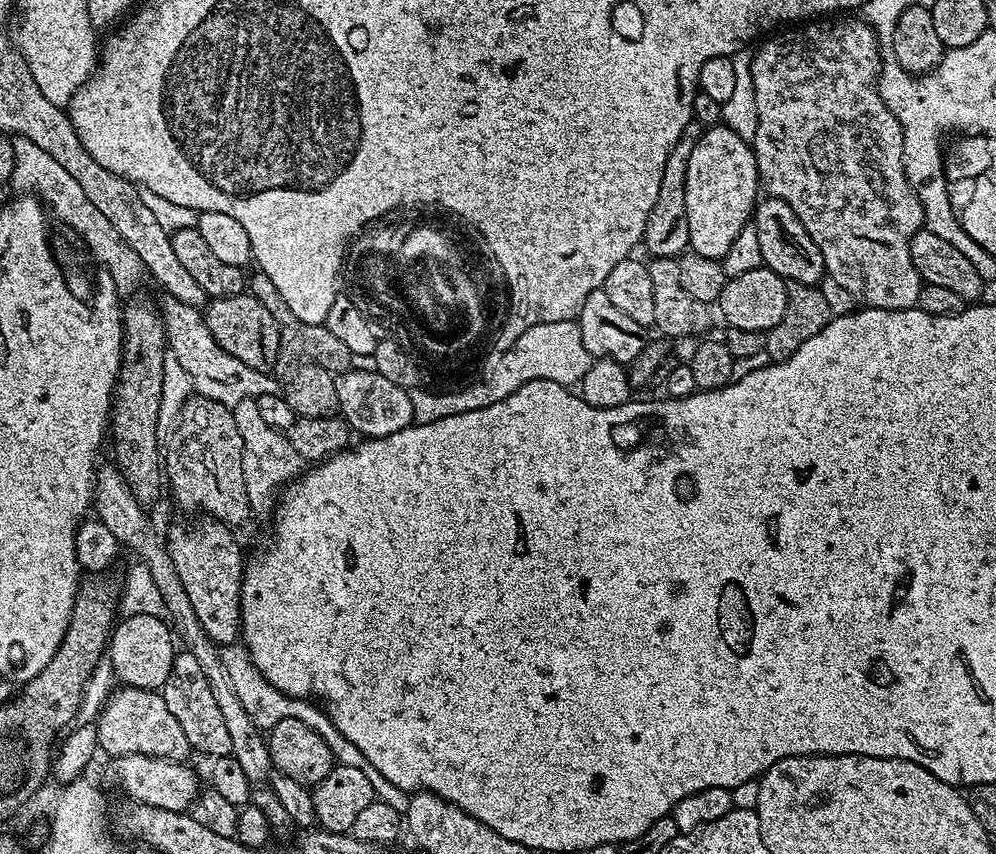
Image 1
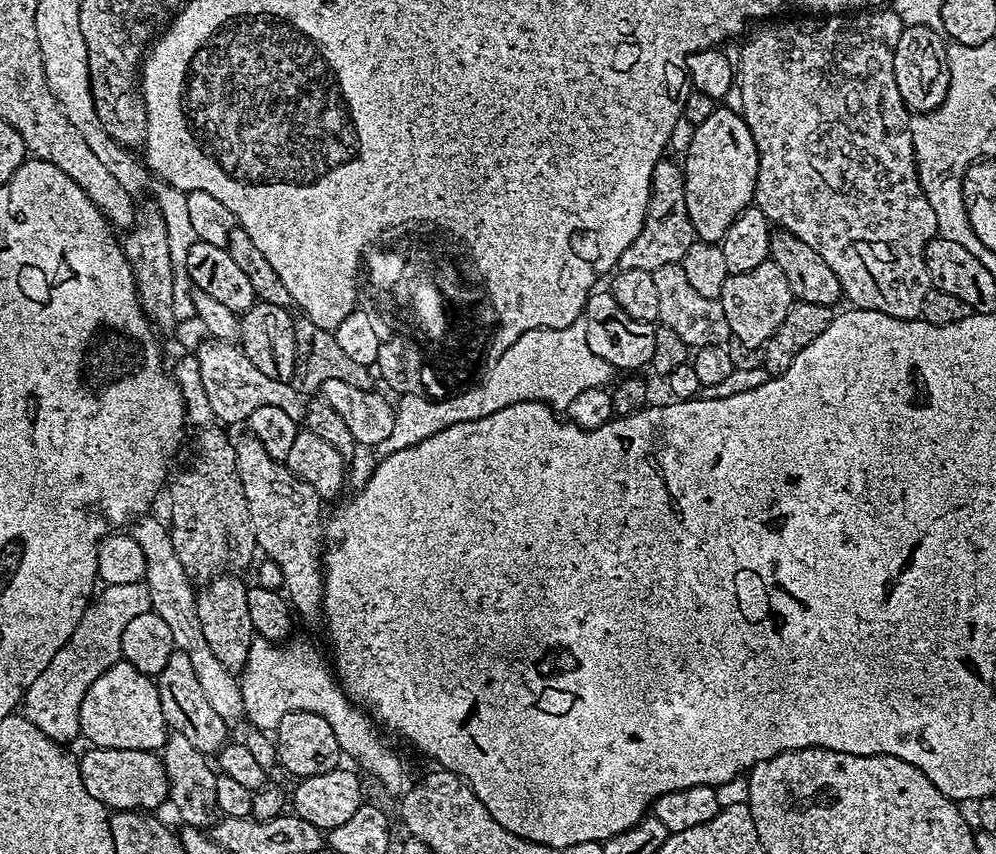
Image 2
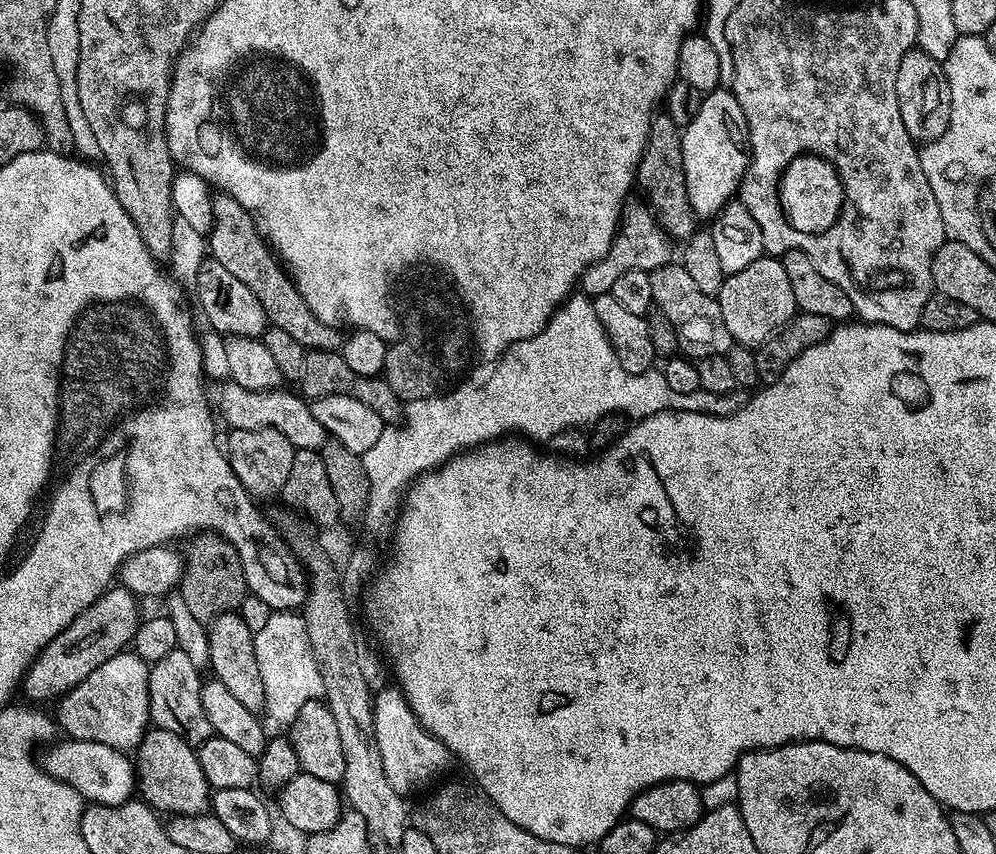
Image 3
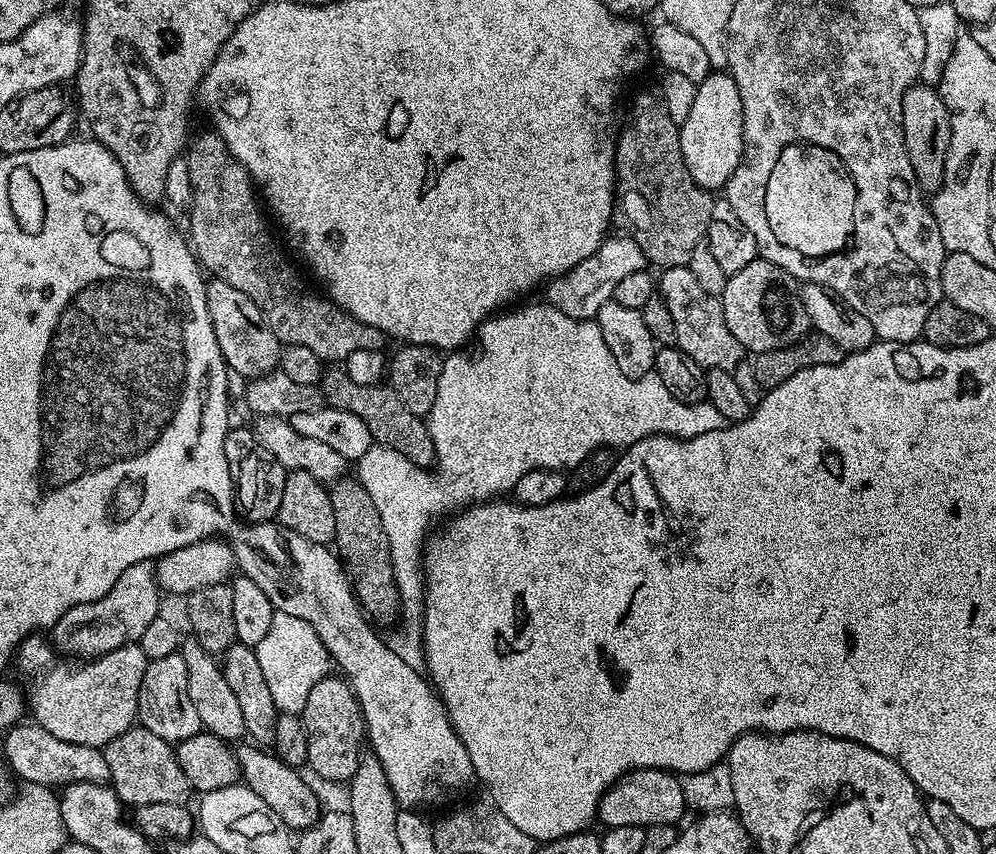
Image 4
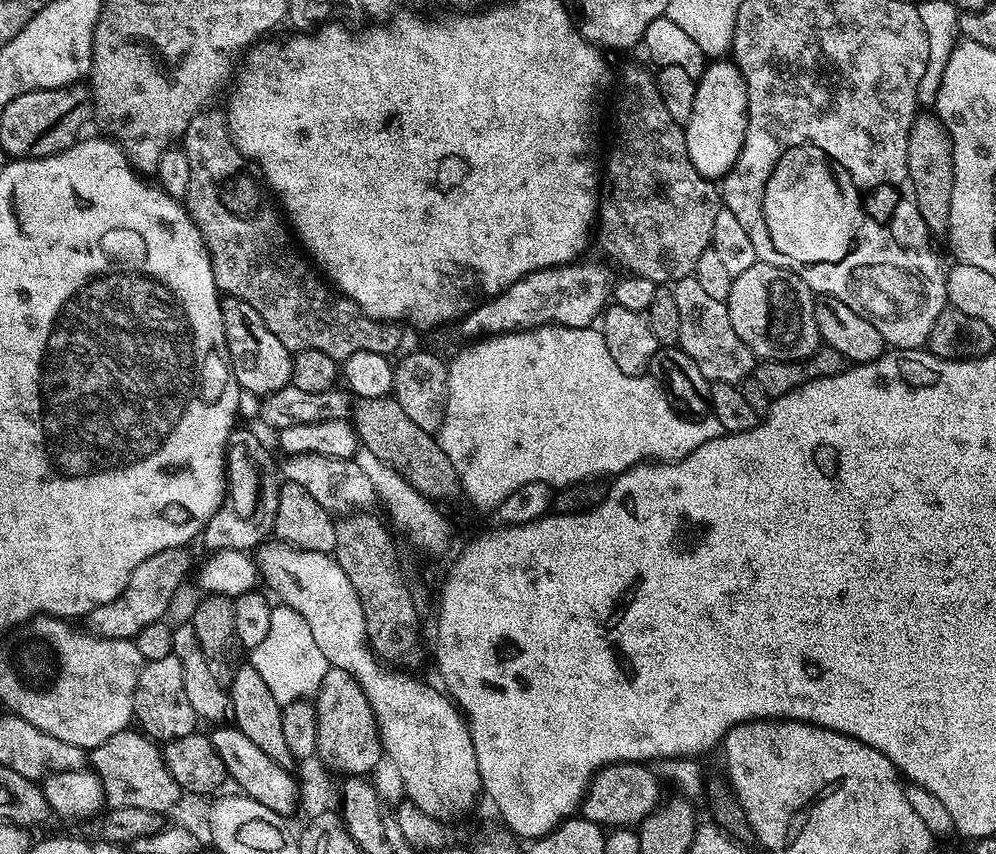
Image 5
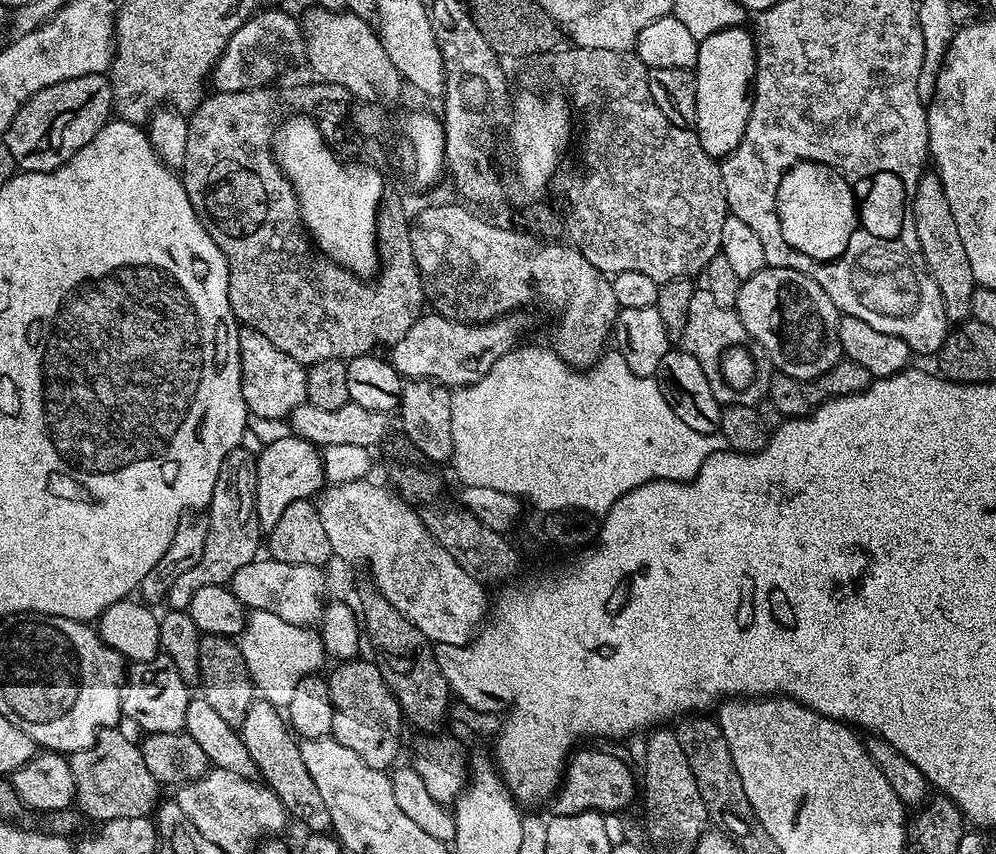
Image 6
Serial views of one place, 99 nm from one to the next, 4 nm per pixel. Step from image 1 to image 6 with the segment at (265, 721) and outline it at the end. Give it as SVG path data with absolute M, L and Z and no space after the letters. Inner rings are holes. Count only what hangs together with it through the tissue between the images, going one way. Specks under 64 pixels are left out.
M249 611L238 643L255 691L281 710L287 709L298 682L307 676L317 675L326 661L324 642L319 631L303 624L282 622L278 614L269 612Z

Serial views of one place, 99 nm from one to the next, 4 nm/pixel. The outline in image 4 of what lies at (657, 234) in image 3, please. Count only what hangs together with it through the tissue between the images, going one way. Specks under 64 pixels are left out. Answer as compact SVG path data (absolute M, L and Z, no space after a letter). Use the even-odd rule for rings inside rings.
M609 235L598 246L590 258L578 262L569 272L564 272L557 276L555 280L547 285L547 303L555 308L560 308L562 314L566 314L575 320L590 320L611 302L614 294L614 286L622 282L622 278L627 278L629 274L638 274L649 267L648 259L644 256L644 251L638 246L638 242L632 239L631 235L624 236Z

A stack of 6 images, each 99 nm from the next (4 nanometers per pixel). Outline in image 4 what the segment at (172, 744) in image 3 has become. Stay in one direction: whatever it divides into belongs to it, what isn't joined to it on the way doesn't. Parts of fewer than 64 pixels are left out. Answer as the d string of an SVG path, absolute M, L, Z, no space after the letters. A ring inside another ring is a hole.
M133 726L127 728L118 738L103 745L102 751L106 758L110 786L121 804L125 806L150 802L184 804L187 796L190 796L186 774L182 774L182 766L178 766L175 747L167 740L158 738L158 734L150 734L150 730Z

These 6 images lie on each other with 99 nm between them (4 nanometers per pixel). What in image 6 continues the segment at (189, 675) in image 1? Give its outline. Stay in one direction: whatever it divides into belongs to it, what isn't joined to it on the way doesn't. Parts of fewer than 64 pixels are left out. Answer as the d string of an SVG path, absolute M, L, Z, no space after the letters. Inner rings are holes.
M159 654L154 657L152 661L142 661L140 663L133 663L131 667L127 669L124 677L124 686L120 690L120 715L125 721L133 720L138 727L141 728L141 733L147 734L150 732L161 732L162 734L170 734L171 732L179 732L183 729L184 722L186 720L186 706L190 699L190 685L182 678L182 674L178 674L178 666L174 666L174 662L170 662L170 658L166 655Z

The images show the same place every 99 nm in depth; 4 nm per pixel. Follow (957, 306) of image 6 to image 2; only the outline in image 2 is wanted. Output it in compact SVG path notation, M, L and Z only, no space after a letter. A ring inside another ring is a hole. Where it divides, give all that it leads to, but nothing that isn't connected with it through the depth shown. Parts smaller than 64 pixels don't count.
M909 23L902 30L898 38L898 46L894 46L892 53L894 54L894 82L898 82L898 94L902 94L902 102L909 113L927 114L939 108L950 86L945 37L939 31L924 25Z

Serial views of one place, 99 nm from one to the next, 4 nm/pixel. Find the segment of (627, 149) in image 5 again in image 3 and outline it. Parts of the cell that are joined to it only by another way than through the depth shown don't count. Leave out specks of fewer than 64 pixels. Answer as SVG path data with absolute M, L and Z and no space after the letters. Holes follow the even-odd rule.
M657 114L652 118L652 129L644 157L640 160L640 168L636 171L639 187L644 187L650 205L660 227L669 237L687 241L688 237L698 228L698 217L692 210L686 194L686 178L682 170L682 132L674 121L666 114Z

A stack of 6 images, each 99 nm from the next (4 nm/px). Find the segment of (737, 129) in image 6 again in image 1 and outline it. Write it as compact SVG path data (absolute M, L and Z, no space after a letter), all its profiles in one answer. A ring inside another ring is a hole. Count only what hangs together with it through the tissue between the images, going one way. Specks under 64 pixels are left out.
M723 126L705 130L690 154L686 170L686 222L690 226L688 248L702 254L702 258L723 261L726 250L730 250L734 238L738 238L738 230L750 223L758 203L756 188L758 192L760 187L760 172L756 169L756 153L751 143Z

